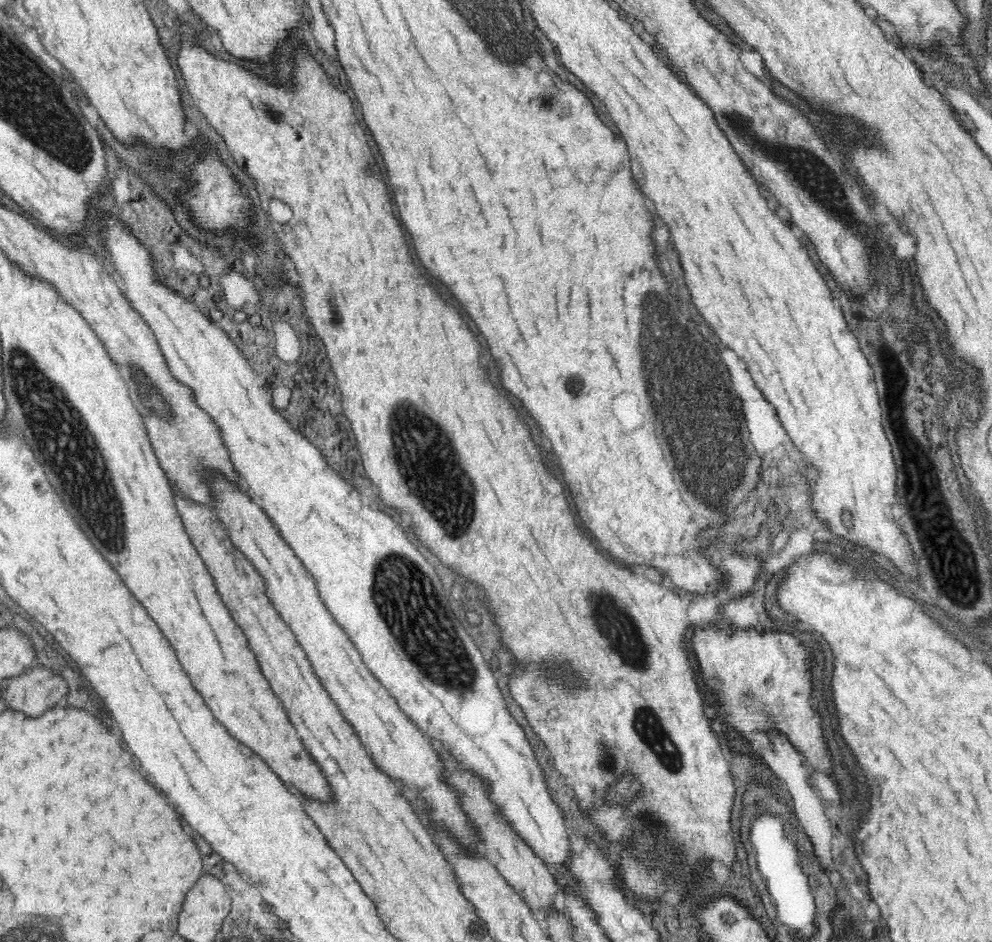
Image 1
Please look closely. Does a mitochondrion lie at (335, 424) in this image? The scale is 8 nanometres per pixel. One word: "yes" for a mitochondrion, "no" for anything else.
no

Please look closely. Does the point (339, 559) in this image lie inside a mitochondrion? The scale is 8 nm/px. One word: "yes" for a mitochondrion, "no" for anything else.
no

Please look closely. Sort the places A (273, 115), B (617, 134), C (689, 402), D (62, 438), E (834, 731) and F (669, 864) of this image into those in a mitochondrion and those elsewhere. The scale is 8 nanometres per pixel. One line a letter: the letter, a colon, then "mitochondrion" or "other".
A: mitochondrion
B: other
C: mitochondrion
D: mitochondrion
E: other
F: mitochondrion

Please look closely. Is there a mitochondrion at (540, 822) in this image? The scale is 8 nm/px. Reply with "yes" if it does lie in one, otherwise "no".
no

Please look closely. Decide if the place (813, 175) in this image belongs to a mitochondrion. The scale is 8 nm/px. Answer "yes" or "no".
yes

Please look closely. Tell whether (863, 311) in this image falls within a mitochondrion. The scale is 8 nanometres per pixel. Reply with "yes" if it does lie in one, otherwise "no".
yes

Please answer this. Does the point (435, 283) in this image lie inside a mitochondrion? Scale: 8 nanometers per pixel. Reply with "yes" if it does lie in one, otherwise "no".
no

